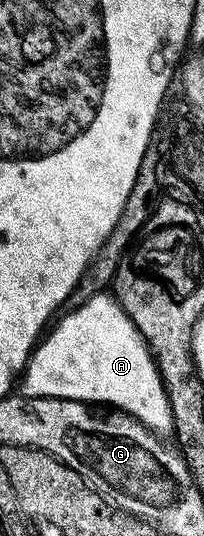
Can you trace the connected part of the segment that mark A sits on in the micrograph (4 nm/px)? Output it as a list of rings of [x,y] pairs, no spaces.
[[[101,293],[88,299],[86,305],[67,312],[63,317],[65,319],[56,328],[53,326],[33,350],[28,365],[22,372],[23,394],[32,397],[77,399],[83,403],[115,407],[142,421],[154,432],[171,432],[170,401],[164,392],[164,383],[160,380],[160,370],[156,368],[156,362],[148,352],[148,344],[140,336],[130,317],[126,317],[115,298],[111,294]]]

